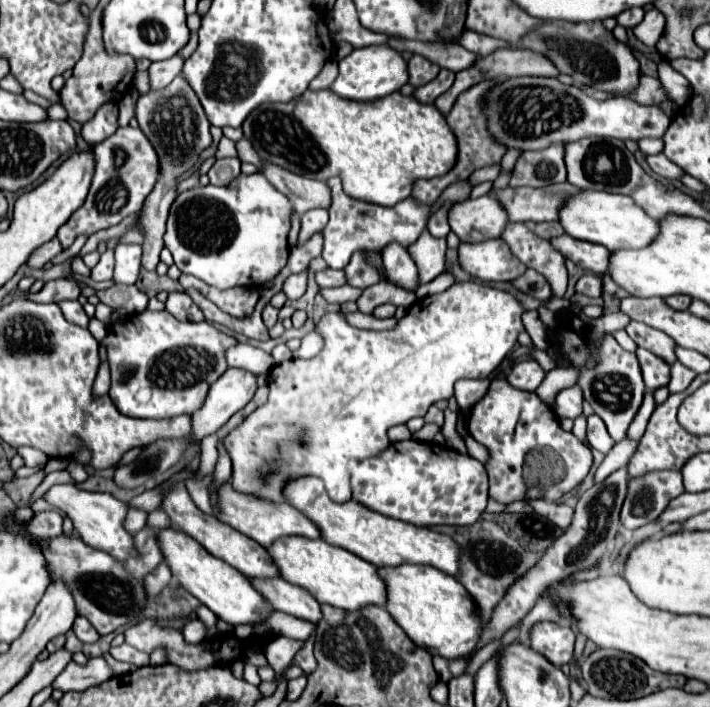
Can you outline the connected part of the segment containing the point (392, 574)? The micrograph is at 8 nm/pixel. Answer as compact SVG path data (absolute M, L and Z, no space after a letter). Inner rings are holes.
M419 564L379 570L387 580L389 614L419 648L427 648L433 656L443 656L447 660L473 656L483 634L483 624L475 612L475 602L459 580L439 572L437 568Z

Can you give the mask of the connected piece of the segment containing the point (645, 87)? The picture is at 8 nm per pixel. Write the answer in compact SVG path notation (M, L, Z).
M641 76L637 92L633 92L631 96L633 96L635 102L639 100L639 104L647 104L647 106L667 100L667 96L661 88L661 82L657 78L649 78L649 76Z

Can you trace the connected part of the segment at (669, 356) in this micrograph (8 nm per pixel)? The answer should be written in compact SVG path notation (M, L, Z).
M629 322L625 326L625 332L633 338L633 342L657 356L661 356L663 360L667 360L669 364L675 362L675 352L673 352L673 346L675 342L661 330L655 330L643 322Z

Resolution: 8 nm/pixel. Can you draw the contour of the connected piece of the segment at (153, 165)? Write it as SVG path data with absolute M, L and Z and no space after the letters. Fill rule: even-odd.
M117 128L117 132L93 146L95 174L85 204L71 214L71 218L59 228L59 240L63 248L69 248L79 234L91 236L97 230L119 224L125 216L139 212L151 188L159 180L159 156L153 144L147 140L141 128Z

